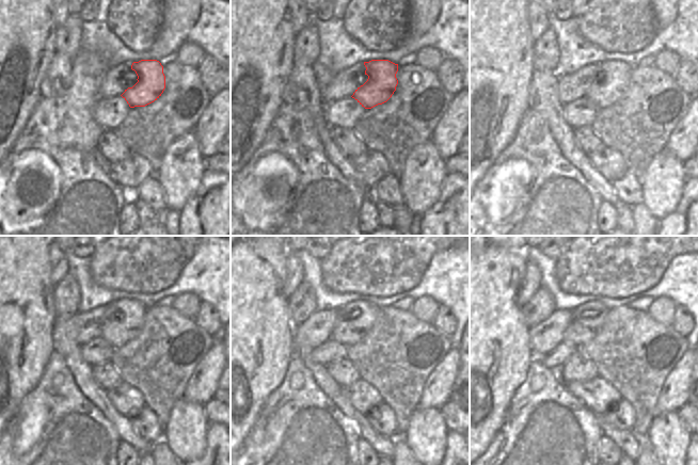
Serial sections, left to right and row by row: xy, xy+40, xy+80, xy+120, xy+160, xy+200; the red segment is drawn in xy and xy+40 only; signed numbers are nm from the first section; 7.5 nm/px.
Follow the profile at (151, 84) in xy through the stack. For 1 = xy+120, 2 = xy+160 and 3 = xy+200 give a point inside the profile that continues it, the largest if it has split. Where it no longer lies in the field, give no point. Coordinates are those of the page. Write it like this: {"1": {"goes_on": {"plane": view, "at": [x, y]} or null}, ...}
{"1": {"goes_on": {"plane": "xy+120", "at": [127, 321]}}, "2": {"goes_on": {"plane": "xy+160", "at": [354, 319]}}, "3": {"goes_on": {"plane": "xy+200", "at": [587, 320]}}}

